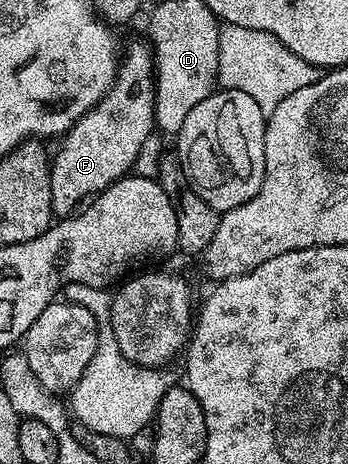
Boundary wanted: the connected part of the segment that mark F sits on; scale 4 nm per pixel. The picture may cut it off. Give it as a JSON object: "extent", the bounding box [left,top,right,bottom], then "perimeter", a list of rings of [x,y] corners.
{"extent":[50,43,156,217],"perimeter":[[[147,43],[132,44],[125,52],[123,49],[116,81],[110,90],[71,130],[64,133],[59,141],[60,153],[51,157],[50,202],[53,217],[73,215],[89,198],[106,191],[113,182],[135,169],[146,138],[153,136],[156,128],[155,101],[156,69],[152,49]]]}

